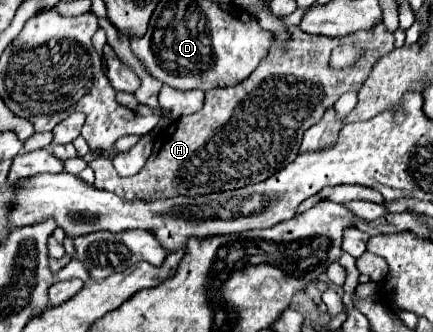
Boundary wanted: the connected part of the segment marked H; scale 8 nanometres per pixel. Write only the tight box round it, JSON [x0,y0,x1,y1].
[91,22,395,200]

